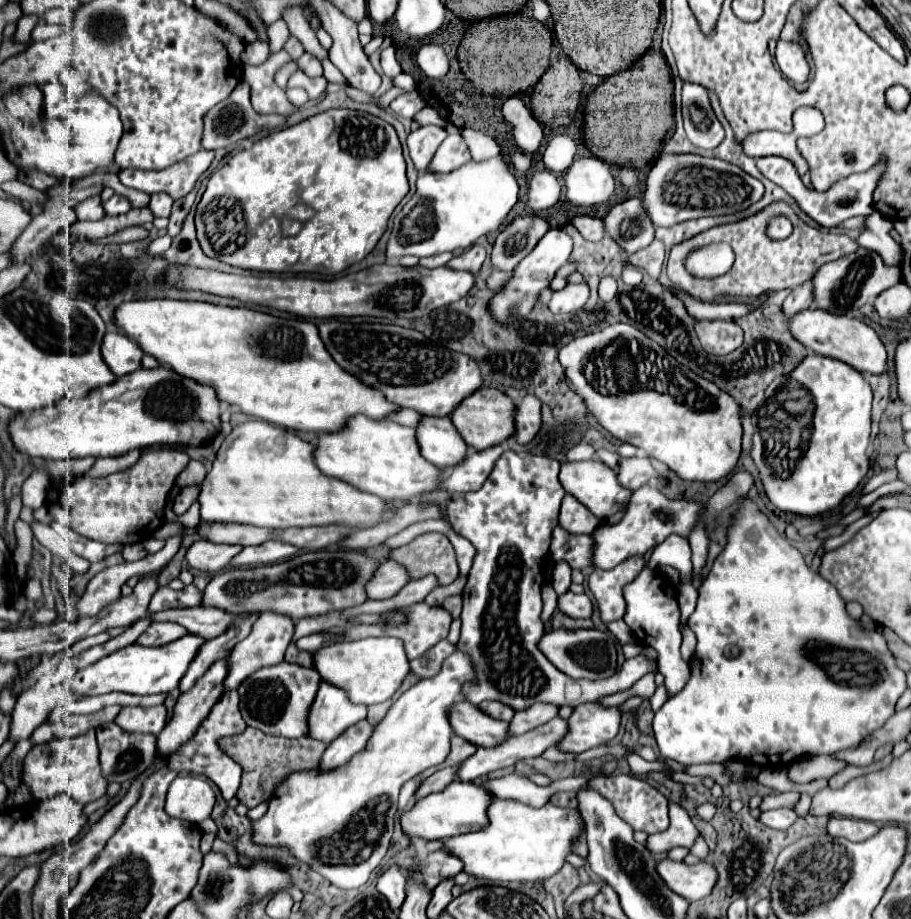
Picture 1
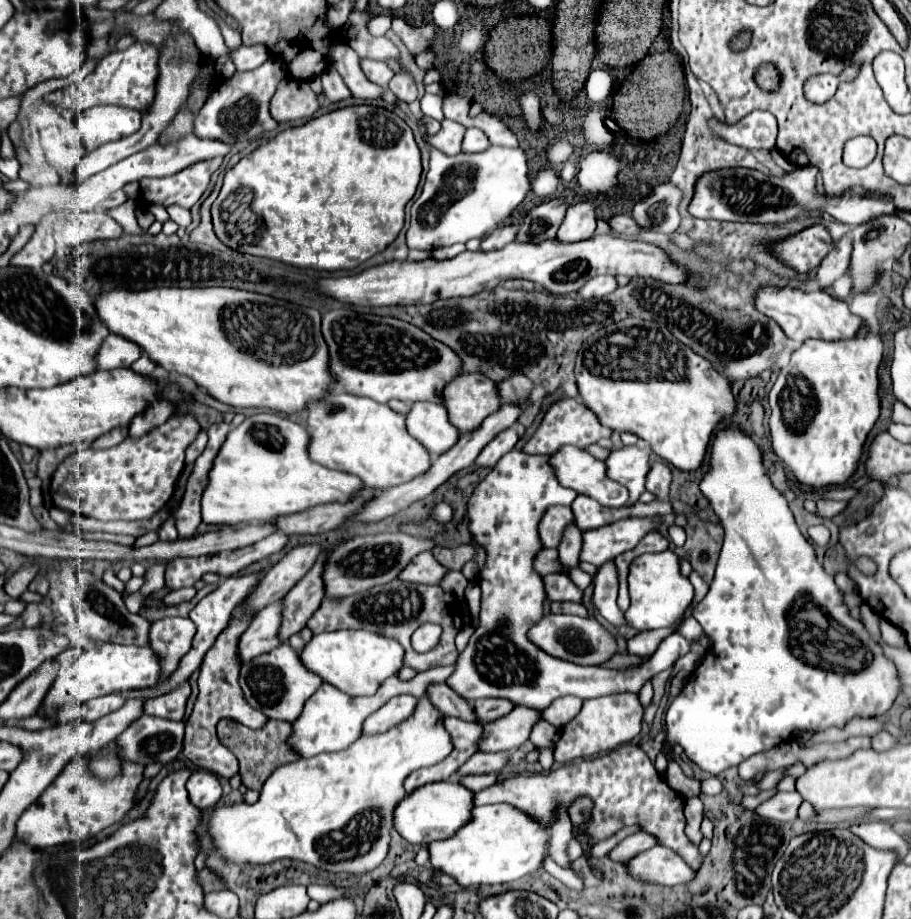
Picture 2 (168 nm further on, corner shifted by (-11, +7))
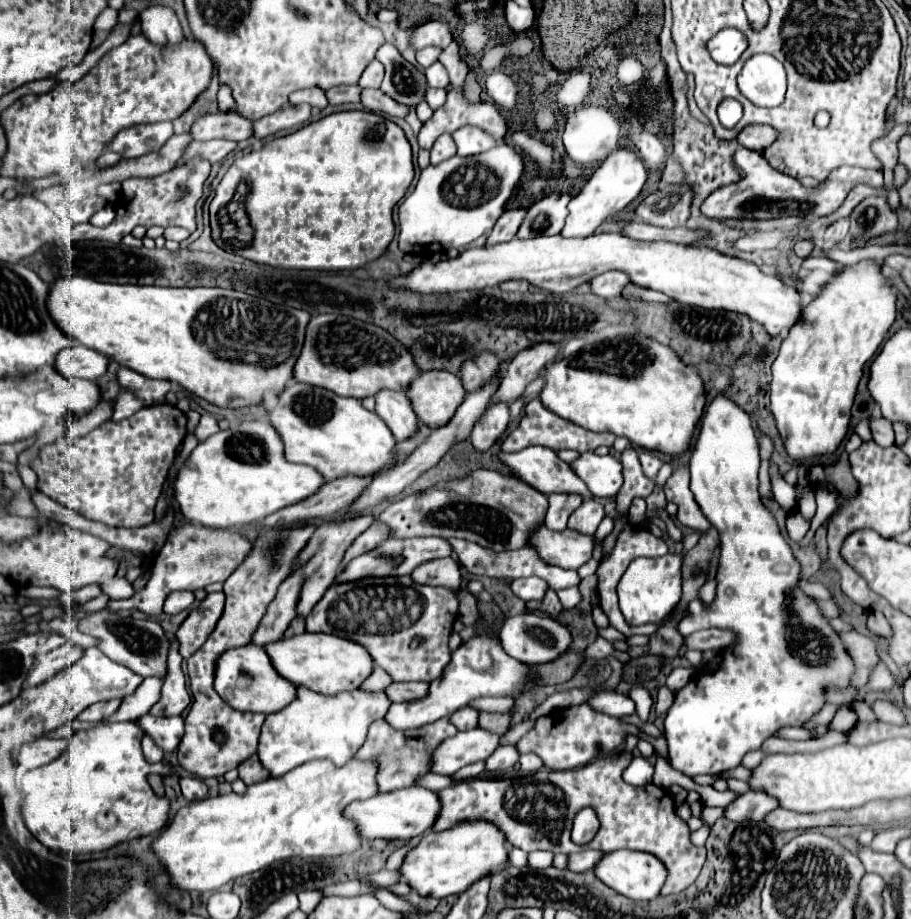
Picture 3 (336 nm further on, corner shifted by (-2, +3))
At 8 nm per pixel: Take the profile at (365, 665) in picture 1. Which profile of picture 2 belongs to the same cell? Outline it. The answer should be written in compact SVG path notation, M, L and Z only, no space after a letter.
M337 630L311 638L299 654L303 664L325 682L337 686L349 696L373 696L383 680L397 676L403 666L403 646L397 640L367 630Z

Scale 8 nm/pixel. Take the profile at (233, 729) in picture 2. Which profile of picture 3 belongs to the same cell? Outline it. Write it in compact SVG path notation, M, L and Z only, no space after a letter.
M256 754L250 760L242 762L238 766L238 772L240 772L240 780L244 780L244 784L256 784L256 782L262 782L268 778L268 772L262 768Z

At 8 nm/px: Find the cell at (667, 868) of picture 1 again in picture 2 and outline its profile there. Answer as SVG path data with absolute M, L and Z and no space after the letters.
M653 846L637 854L629 862L629 870L637 880L661 886L687 884L697 876L697 870L691 870L691 866L667 846Z

